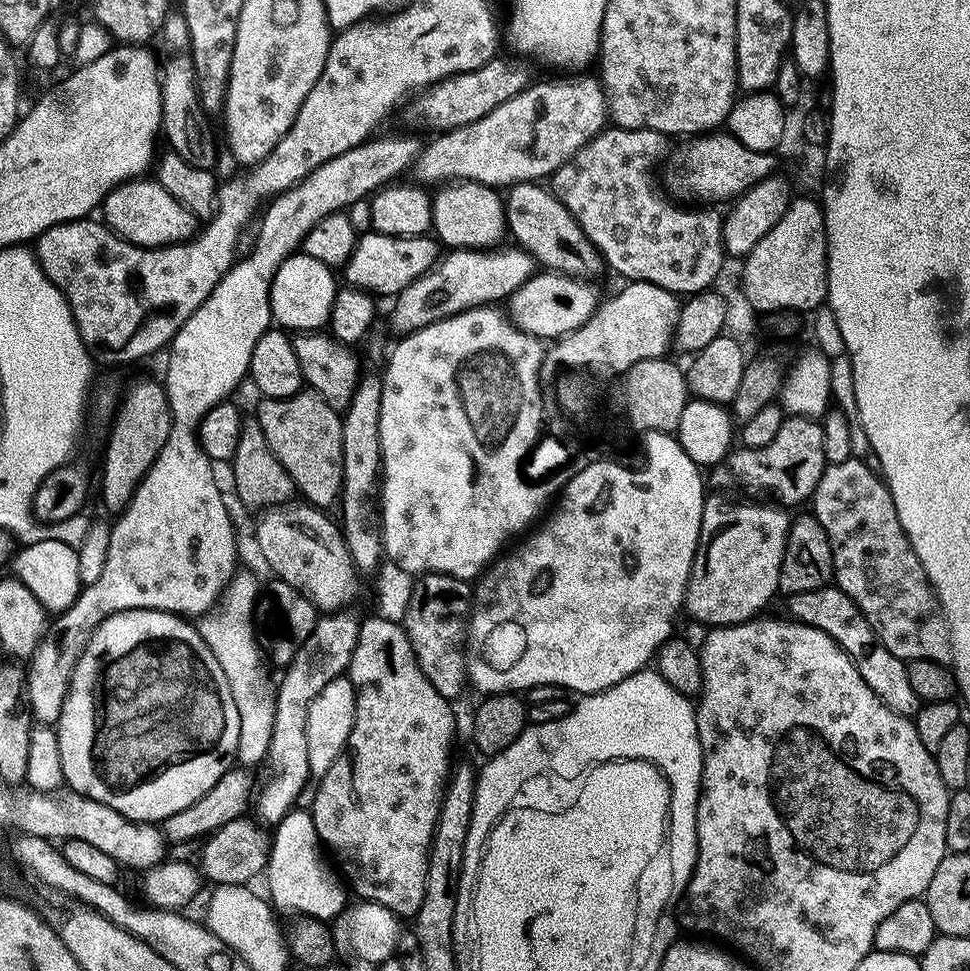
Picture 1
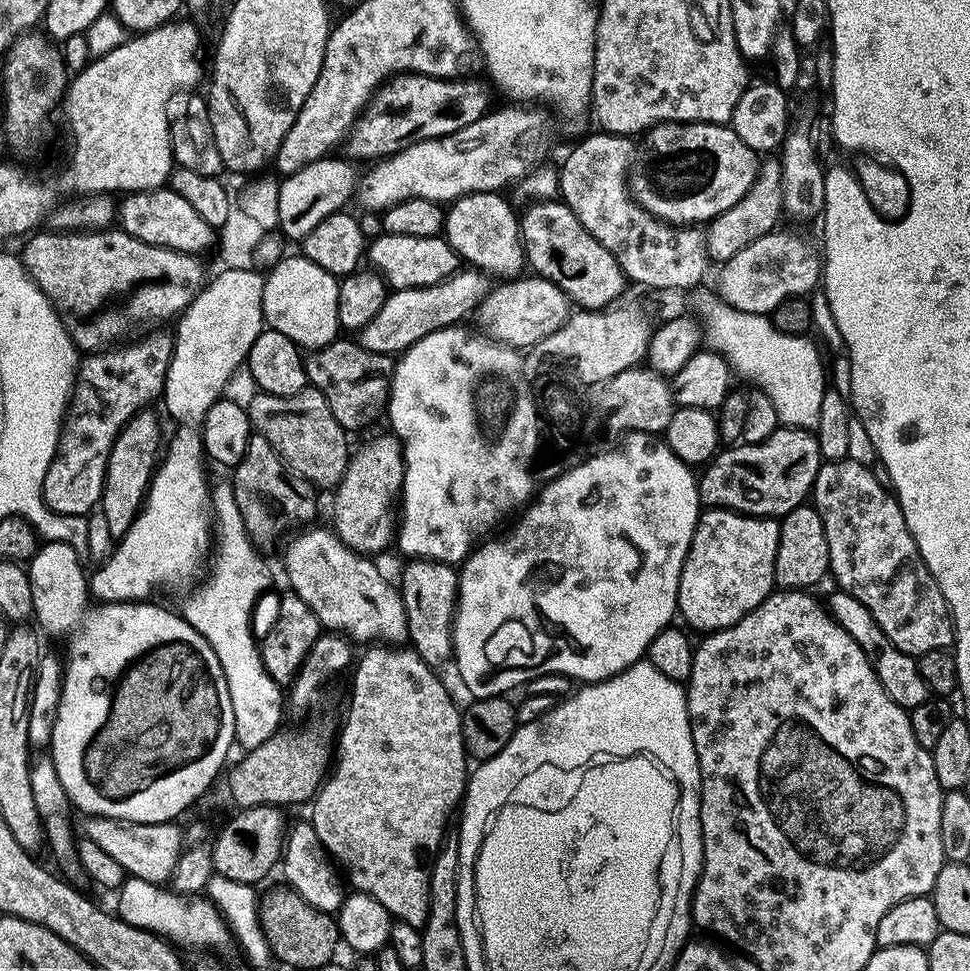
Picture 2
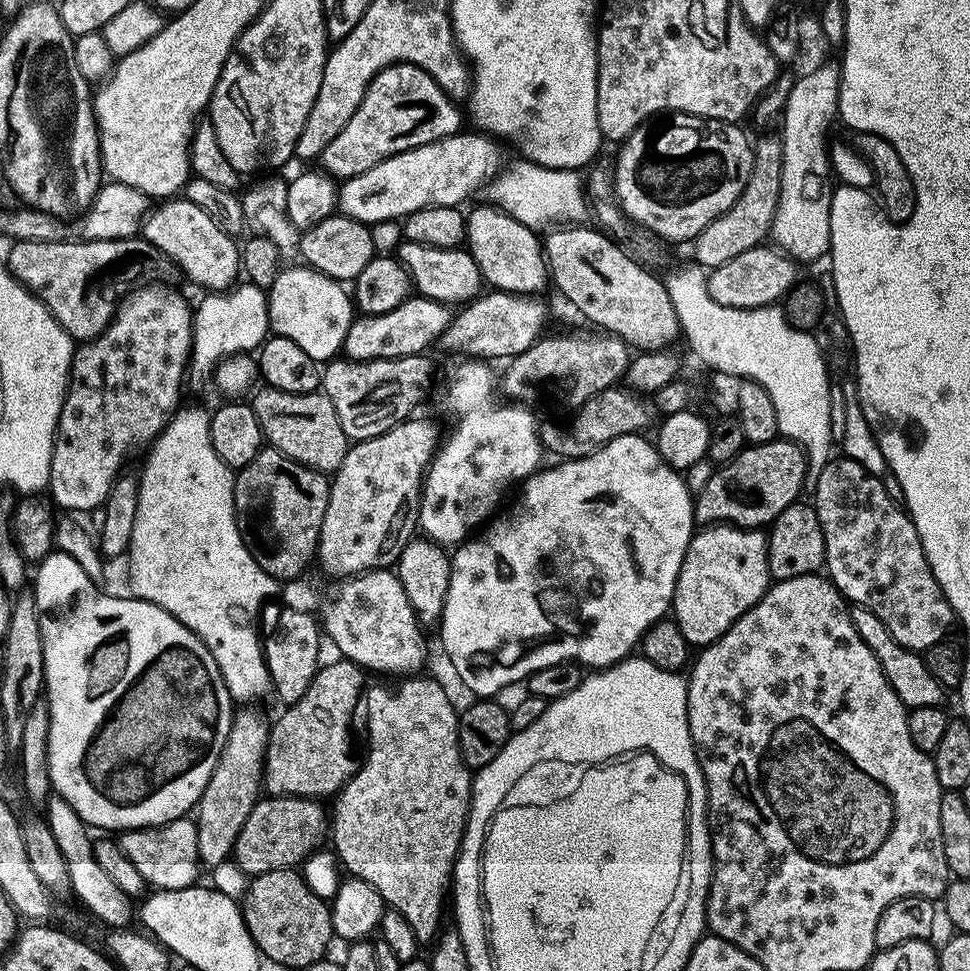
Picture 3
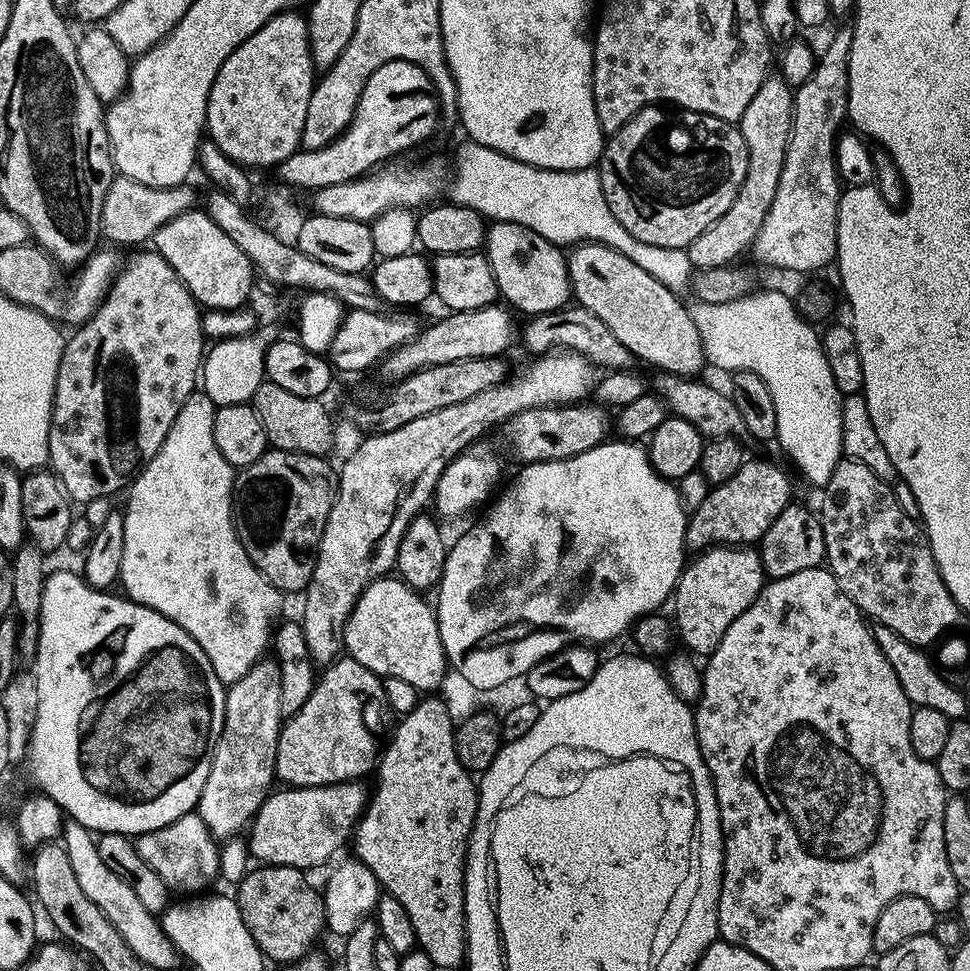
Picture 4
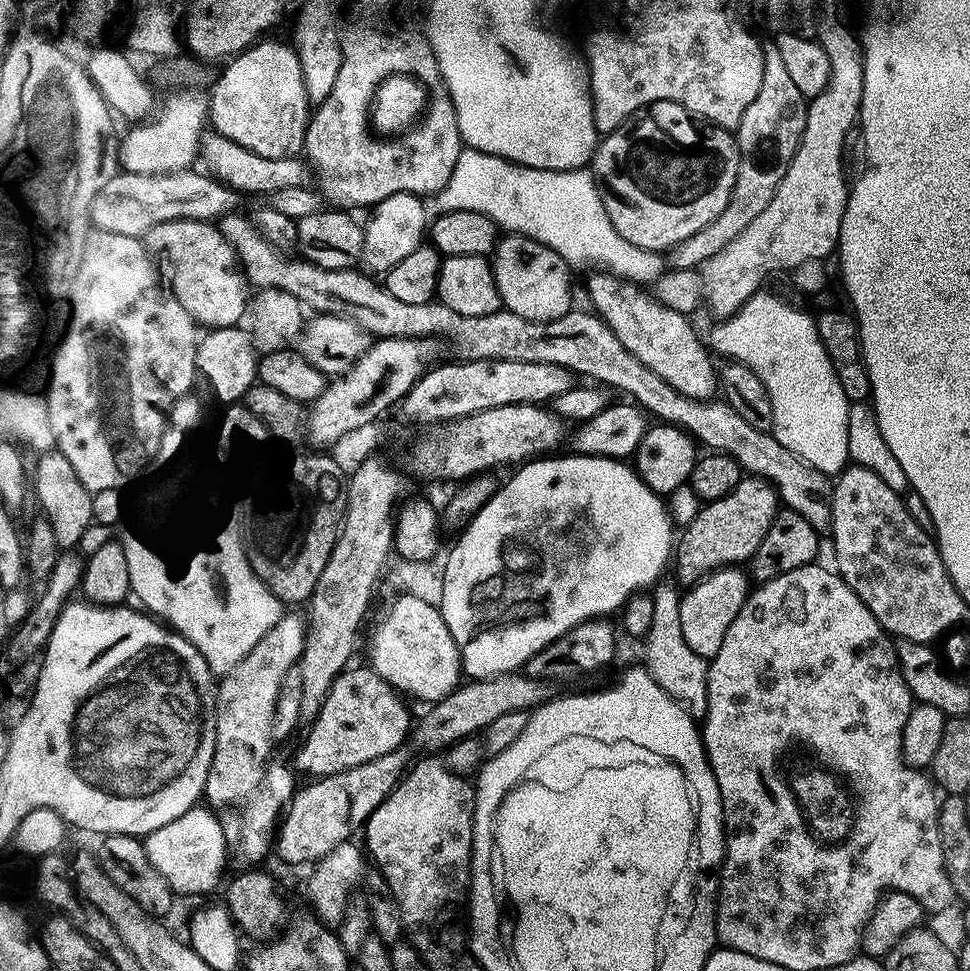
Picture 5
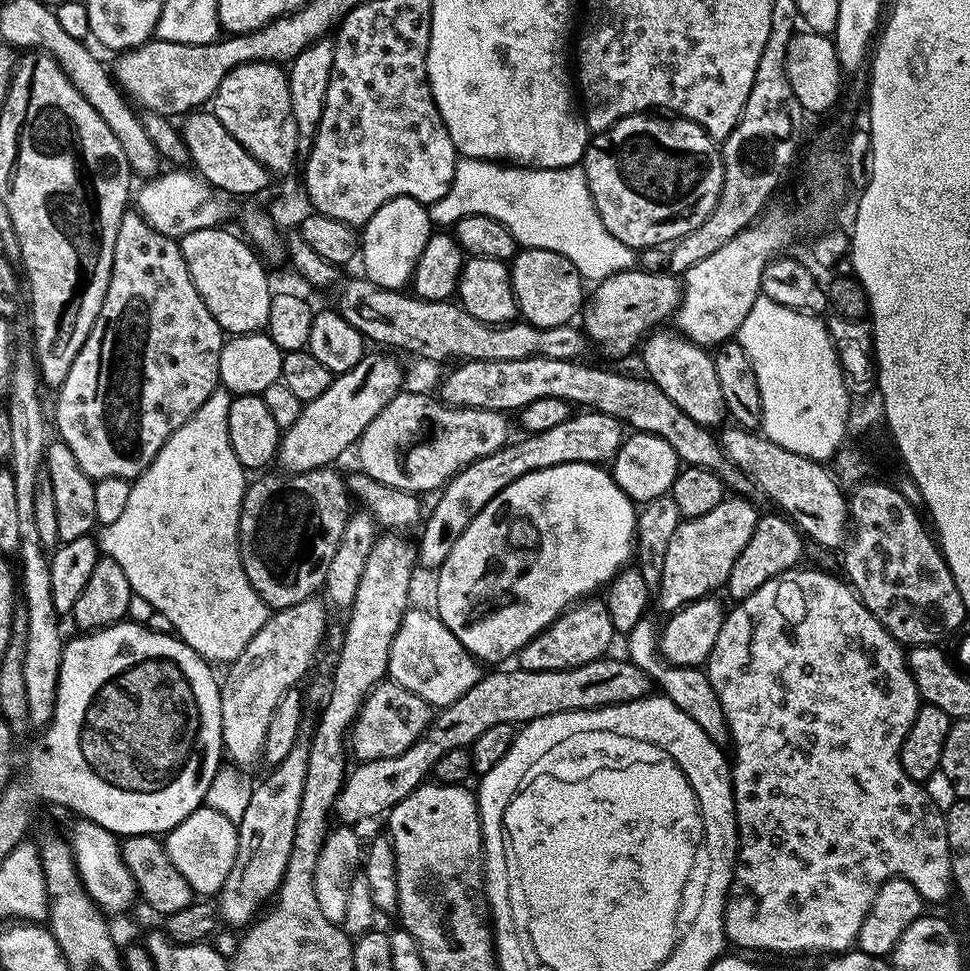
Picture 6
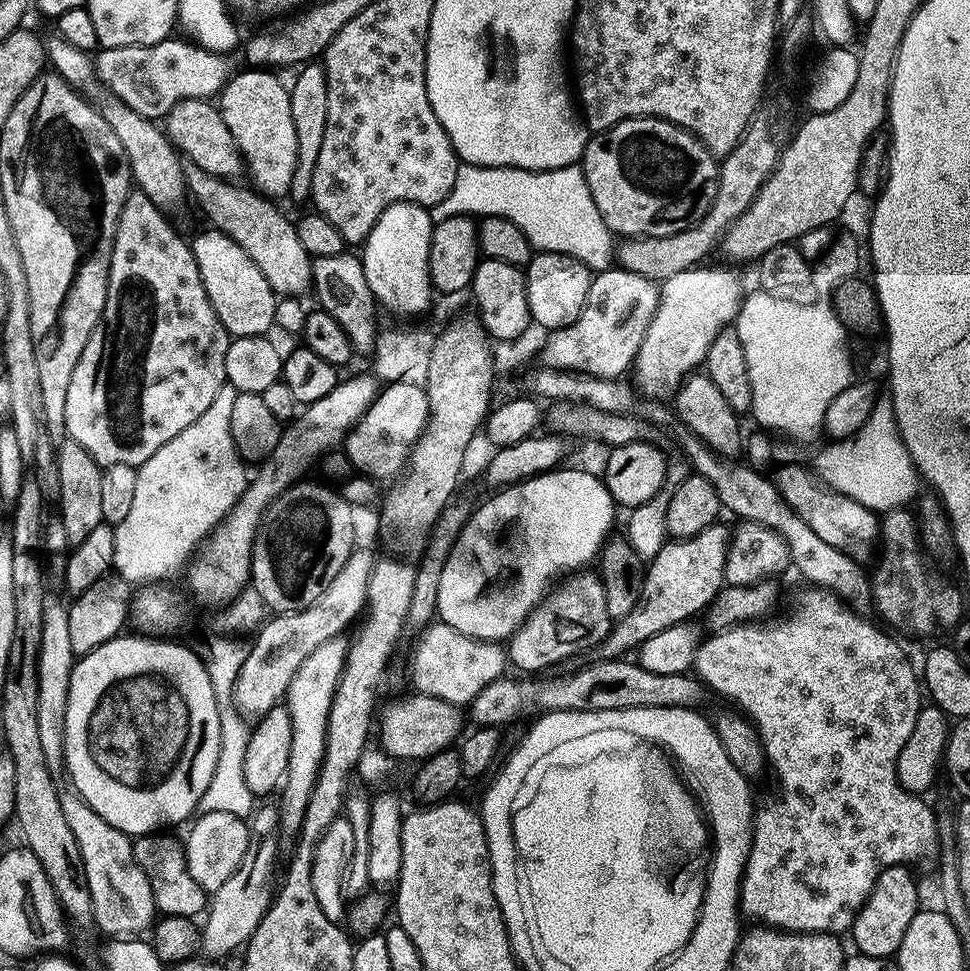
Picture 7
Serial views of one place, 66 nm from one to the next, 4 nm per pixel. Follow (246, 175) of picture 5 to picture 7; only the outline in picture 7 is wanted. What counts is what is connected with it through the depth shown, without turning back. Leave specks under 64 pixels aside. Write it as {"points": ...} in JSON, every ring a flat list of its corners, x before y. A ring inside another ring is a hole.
{"points":[[211,99,206,100,183,100,178,102,168,111,166,119,163,121,162,128,167,133,167,137,172,143,173,148,180,156,189,156,197,163,202,170,208,171,211,175,219,176,223,180,235,181,236,175,245,171,244,159,239,152,238,146,235,145,234,137,230,130,226,128,222,120,222,114,219,107]]}

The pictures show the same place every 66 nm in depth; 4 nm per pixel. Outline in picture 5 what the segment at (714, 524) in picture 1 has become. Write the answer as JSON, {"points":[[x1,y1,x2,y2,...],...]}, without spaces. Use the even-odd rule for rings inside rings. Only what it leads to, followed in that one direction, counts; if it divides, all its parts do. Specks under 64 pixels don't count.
{"points":[[740,566,718,568,691,585,680,598,680,626,686,646,705,658,714,655,722,646,722,638,726,638,730,622,734,622,738,610,748,599,749,591,749,573]]}

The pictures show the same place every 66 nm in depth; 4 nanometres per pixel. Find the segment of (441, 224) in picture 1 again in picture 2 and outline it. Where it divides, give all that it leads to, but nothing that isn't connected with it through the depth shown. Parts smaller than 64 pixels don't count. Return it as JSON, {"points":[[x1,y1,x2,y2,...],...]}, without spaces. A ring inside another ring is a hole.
{"points":[[499,191,476,192,452,201,444,213,443,235,448,245,460,255,461,261,468,263,469,260,473,269,494,278,516,278,526,268,524,240,520,237,517,209,512,209,502,196]]}

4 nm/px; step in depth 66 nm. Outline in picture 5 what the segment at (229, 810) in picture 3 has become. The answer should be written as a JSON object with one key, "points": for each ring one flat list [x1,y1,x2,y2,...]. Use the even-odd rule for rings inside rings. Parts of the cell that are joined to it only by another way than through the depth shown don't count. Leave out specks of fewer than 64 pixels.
{"points":[[303,615,281,616,274,627,264,635,262,642,258,642,258,646,254,646,254,650,250,650,250,654,246,654,246,658,242,658,242,662,238,662,238,666,234,666,234,670,227,672,219,681,216,690,216,745,210,774,204,787,204,796,209,805,240,806,258,790,264,778,264,771,268,768,270,757,273,755,271,754,274,743,272,723,280,687,286,674,297,667,299,658,304,653,305,631,306,620]]}

